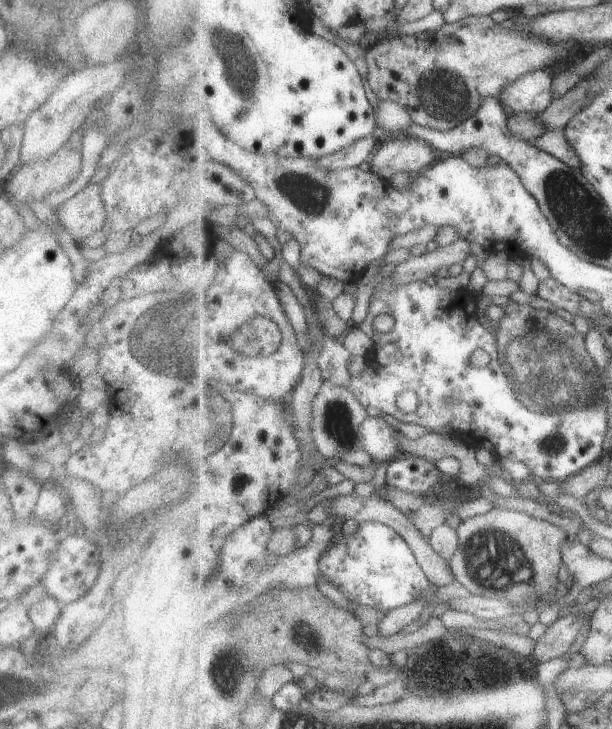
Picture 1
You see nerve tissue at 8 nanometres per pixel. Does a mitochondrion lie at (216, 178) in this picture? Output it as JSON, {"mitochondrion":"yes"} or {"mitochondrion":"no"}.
{"mitochondrion":"no"}

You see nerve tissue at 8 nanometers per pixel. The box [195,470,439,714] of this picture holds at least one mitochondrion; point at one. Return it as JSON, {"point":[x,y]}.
{"point":[236,663]}

